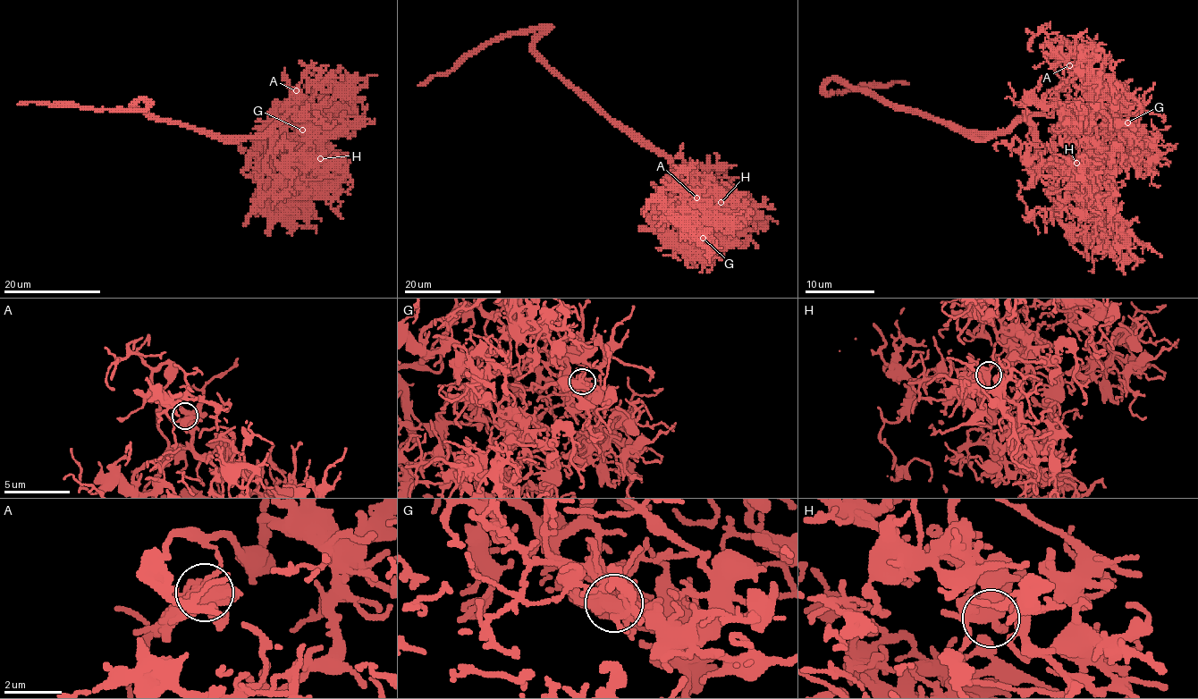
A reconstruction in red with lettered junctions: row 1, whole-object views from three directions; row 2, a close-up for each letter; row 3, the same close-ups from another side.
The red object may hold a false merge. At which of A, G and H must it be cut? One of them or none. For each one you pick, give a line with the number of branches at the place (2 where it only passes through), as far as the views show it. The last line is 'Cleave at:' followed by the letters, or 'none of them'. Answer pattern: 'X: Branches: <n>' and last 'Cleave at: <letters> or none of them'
Cleave at: none of them

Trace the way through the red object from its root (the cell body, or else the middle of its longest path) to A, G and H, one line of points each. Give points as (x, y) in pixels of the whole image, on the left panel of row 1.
A: (198, 131), (229, 137), (262, 137), (285, 114), (288, 106), (295, 98), (296, 90)
G: (198, 131), (262, 137), (271, 129), (281, 146), (282, 140), (302, 138), (302, 145), (290, 135), (302, 130)
H: (198, 131), (262, 137), (271, 129), (271, 152), (278, 163), (285, 164), (292, 159), (310, 163), (320, 158)

